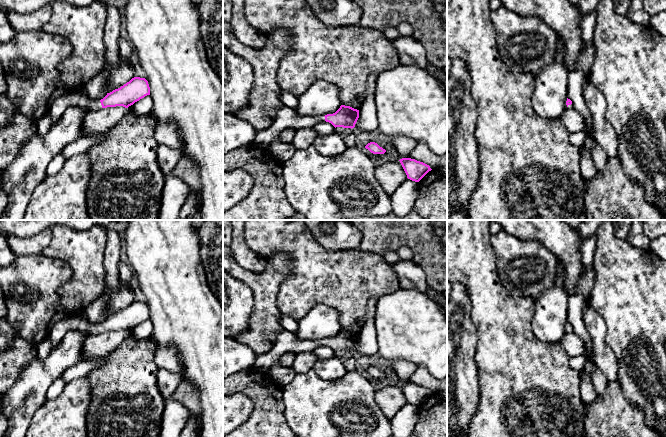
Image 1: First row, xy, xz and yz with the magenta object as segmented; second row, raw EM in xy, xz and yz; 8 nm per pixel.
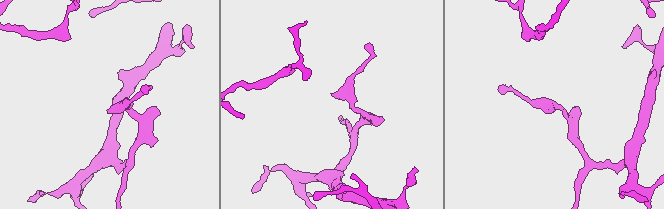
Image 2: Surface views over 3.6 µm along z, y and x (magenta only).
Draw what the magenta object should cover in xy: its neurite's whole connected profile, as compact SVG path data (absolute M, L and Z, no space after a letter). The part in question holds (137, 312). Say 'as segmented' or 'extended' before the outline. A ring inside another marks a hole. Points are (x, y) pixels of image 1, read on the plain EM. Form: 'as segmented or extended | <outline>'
extended | M134 301L120 312L107 317L100 325L92 325L88 320L69 315L53 324L48 337L53 347L55 347L61 342L66 333L71 330L79 330L88 334L116 330L128 332L147 319L150 319L148 305L145 302Z

